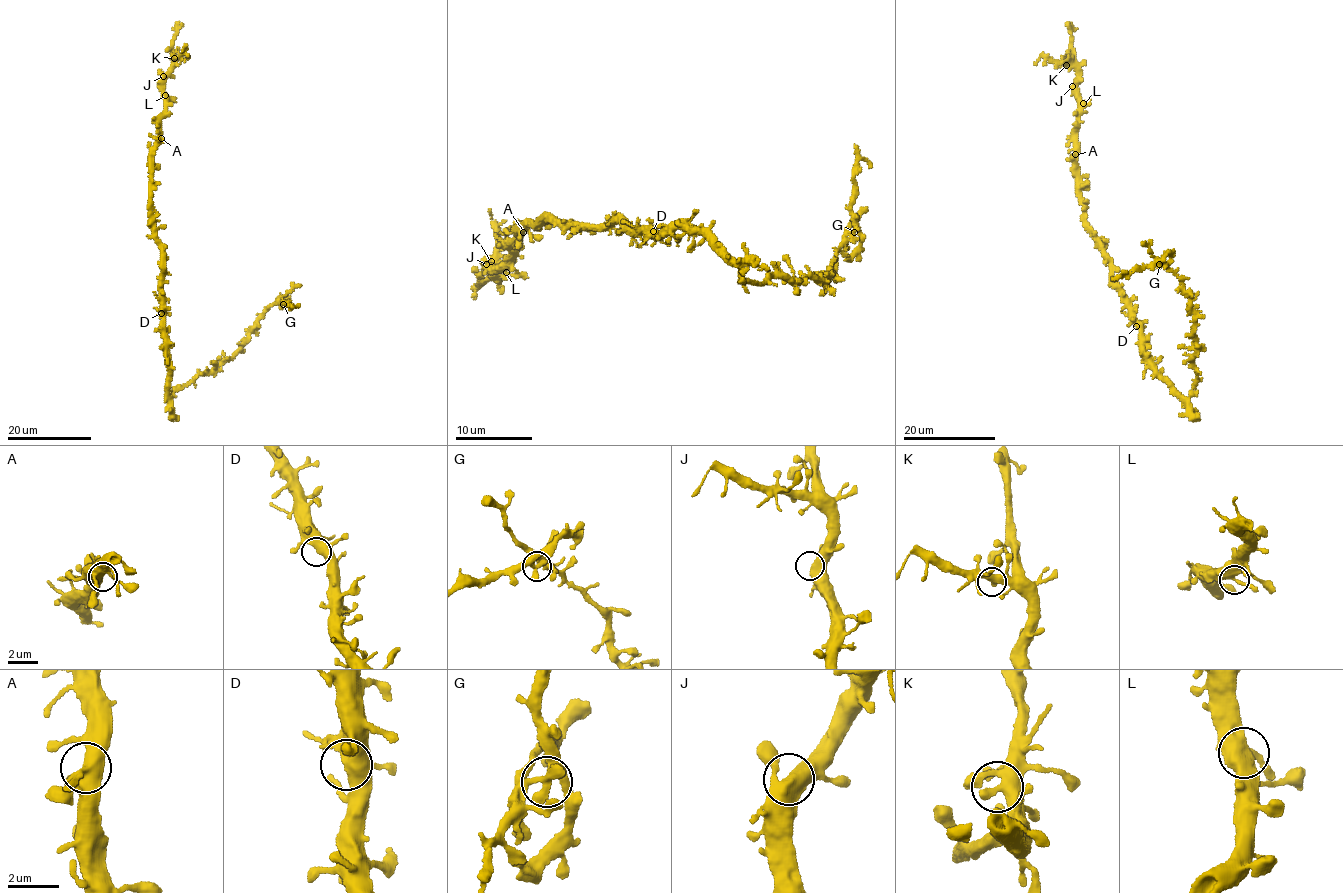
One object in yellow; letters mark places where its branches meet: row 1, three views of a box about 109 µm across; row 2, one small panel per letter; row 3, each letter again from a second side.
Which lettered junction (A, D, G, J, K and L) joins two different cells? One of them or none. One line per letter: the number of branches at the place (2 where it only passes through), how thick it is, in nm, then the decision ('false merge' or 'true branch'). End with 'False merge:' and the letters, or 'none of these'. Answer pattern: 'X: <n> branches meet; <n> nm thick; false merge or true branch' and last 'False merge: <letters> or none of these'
A: 3 branches meet; 380 nm thick; true branch
D: 3 branches meet; 480 nm thick; true branch
G: 3 branches meet; 320 nm thick; false merge
J: 3 branches meet; 400 nm thick; true branch
K: 3 branches meet; 400 nm thick; true branch
L: 3 branches meet; 420 nm thick; true branch
False merge: G

